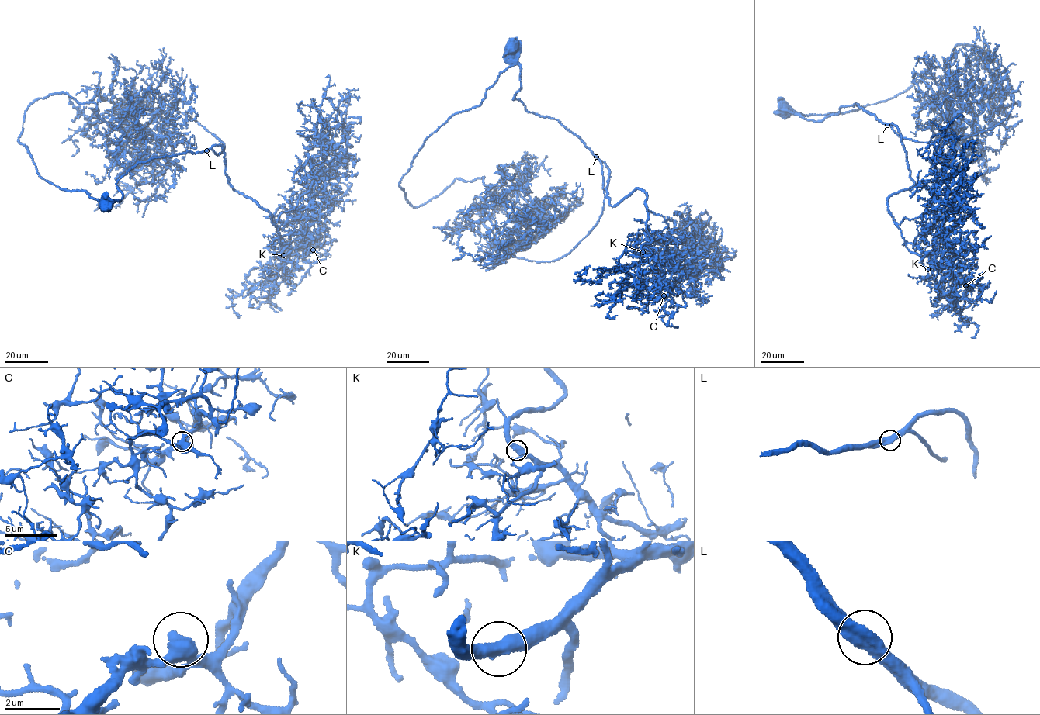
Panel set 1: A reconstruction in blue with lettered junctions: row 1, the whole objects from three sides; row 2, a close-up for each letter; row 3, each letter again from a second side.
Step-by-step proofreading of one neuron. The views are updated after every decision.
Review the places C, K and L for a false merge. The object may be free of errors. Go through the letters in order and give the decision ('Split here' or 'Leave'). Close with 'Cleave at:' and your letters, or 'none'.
C: Leave
K: Leave
L: Leave
Cleave at: none

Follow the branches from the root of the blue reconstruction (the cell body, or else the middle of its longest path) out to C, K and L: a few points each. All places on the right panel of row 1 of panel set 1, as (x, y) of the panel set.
C: (785, 112), (819, 121), (855, 104), (896, 125), (914, 184), (889, 198), (889, 211), (923, 267), (965, 285)
K: (785, 112), (819, 121), (855, 104), (896, 125), (914, 184), (892, 194), (887, 205), (906, 246), (927, 269)
L: (785, 112), (819, 121), (837, 114), (842, 107), (855, 104), (887, 125)

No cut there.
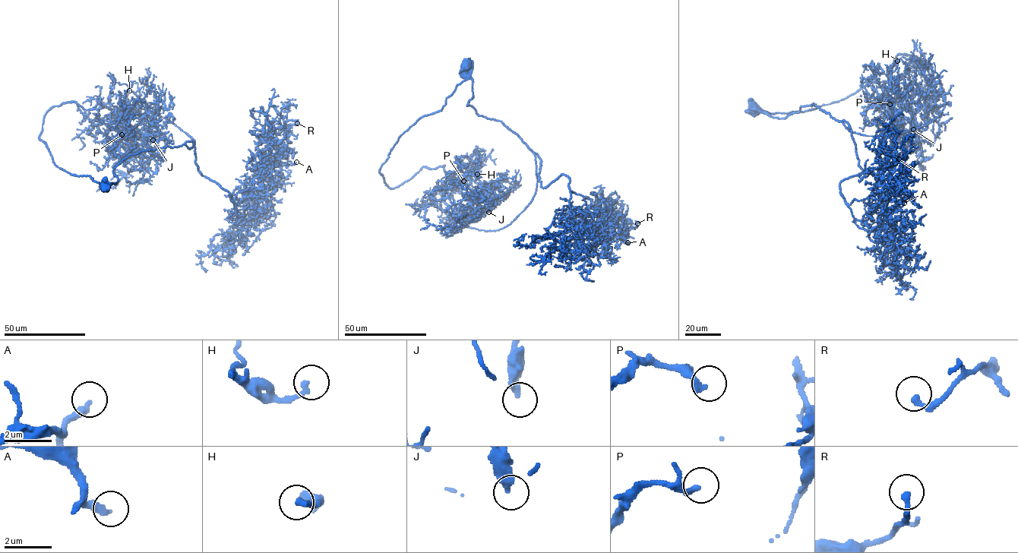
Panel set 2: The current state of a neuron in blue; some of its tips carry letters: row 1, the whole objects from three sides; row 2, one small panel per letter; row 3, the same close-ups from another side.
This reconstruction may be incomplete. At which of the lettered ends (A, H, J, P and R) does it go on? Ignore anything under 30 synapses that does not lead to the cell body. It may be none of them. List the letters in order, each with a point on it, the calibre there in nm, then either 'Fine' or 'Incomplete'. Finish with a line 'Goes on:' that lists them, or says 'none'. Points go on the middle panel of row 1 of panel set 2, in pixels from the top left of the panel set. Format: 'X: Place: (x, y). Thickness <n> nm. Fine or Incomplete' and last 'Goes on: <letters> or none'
A: Place: (627, 242). Thickness 280 nm. Fine
H: Place: (477, 174). Thickness 200 nm. Fine
J: Place: (488, 212). Thickness 320 nm. Fine
P: Place: (463, 181). Thickness 280 nm. Fine
R: Place: (637, 223). Thickness 280 nm. Fine
Goes on: none

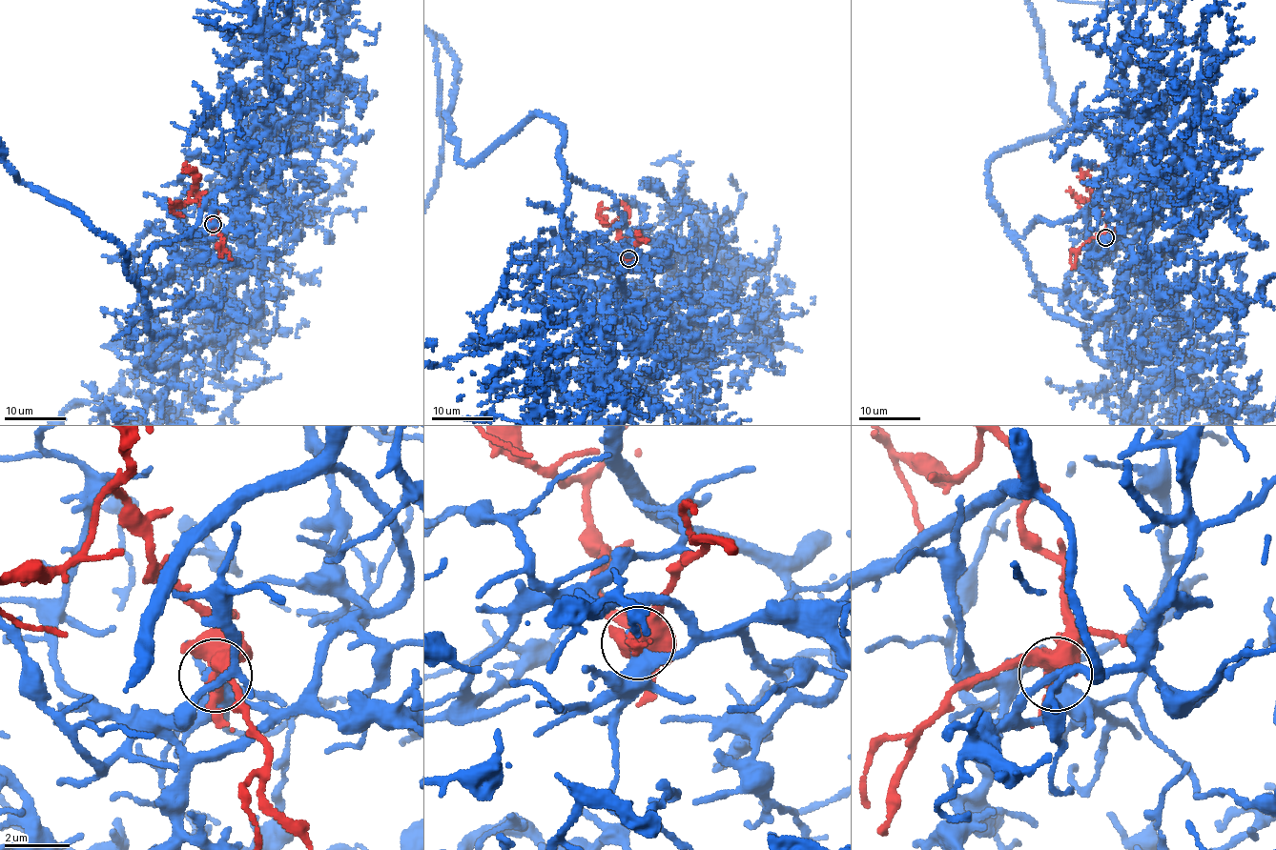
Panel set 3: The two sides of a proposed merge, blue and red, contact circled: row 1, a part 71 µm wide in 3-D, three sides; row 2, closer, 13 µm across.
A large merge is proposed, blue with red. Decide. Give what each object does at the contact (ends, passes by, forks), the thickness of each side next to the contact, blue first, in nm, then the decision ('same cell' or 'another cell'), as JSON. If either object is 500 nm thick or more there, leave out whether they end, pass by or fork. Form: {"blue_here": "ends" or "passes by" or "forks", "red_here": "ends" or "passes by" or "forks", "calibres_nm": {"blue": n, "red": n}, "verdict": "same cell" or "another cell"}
{"blue_here": "ends", "red_here": "forks", "calibres_nm": {"blue": 480, "red": 420}, "verdict": "same cell"}

